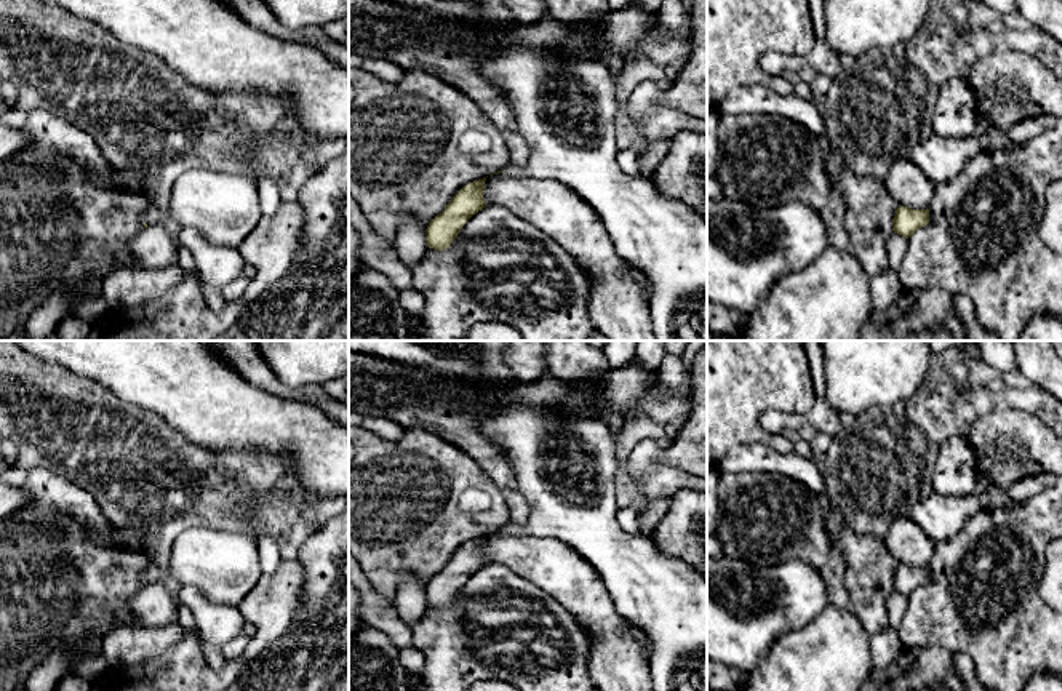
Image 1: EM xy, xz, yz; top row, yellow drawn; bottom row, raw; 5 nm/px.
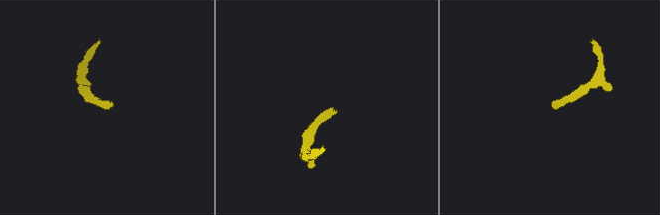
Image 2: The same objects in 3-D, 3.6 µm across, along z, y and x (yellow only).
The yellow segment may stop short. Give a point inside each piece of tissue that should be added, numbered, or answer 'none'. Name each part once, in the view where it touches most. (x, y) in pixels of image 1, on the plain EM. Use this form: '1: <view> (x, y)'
1: xy (154, 575)

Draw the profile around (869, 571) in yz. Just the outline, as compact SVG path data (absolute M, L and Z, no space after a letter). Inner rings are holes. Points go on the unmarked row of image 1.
M827 501L824 520L832 547L844 557L844 585L852 611L872 637L888 627L886 600L894 592L892 576L899 561L884 541L849 529L840 509Z

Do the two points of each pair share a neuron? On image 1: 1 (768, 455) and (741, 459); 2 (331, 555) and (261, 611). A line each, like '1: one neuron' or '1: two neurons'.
1: one neuron
2: two neurons

